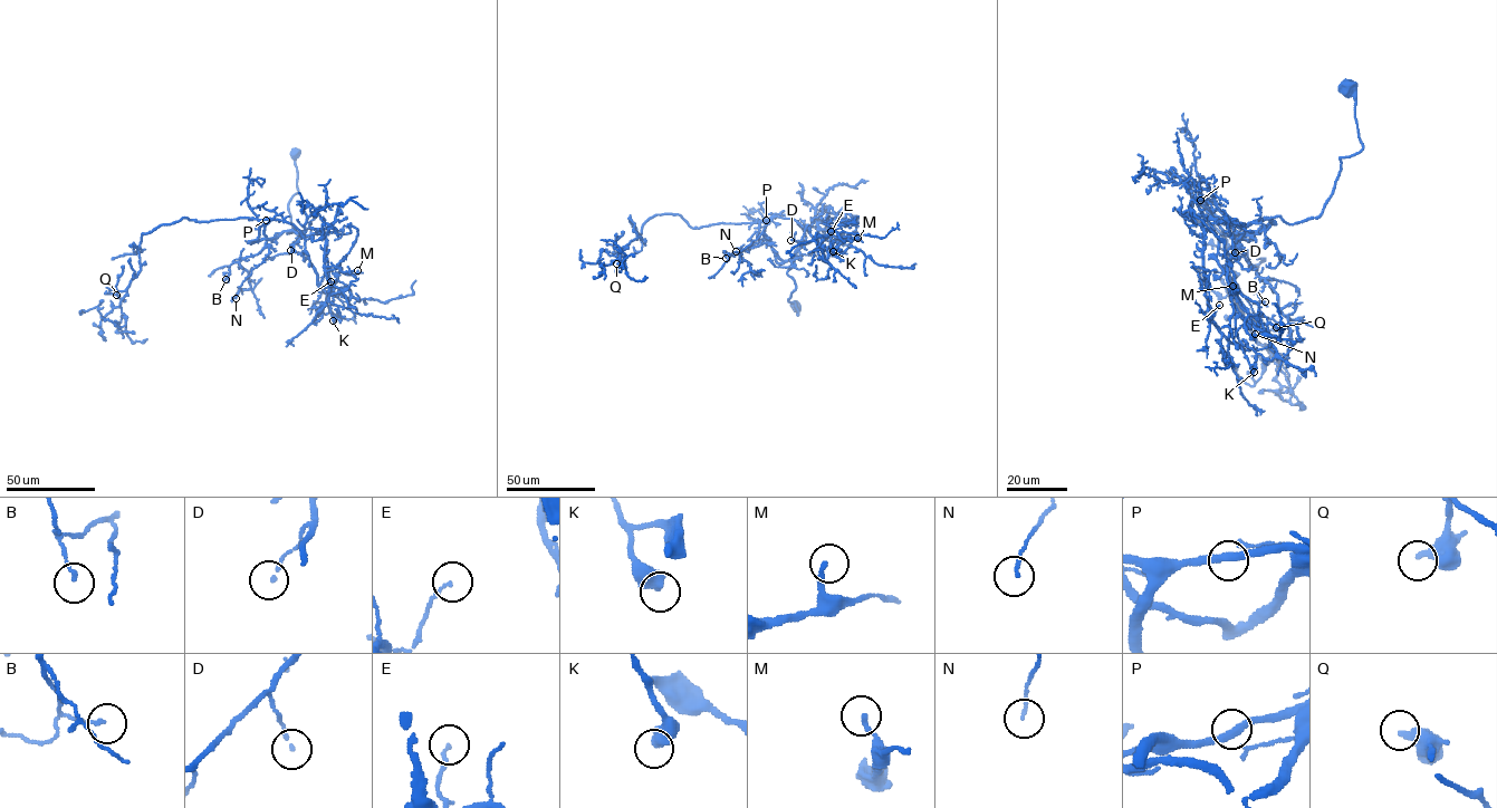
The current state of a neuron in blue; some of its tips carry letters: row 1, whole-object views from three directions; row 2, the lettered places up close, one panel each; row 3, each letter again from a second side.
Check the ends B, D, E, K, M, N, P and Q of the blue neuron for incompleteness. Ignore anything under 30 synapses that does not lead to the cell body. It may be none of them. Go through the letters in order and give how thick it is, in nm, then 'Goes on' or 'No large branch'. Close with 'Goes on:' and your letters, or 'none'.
B: Thickness 120 nm. No large branch
D: Thickness 120 nm. No large branch
E: Thickness 120 nm. No large branch
K: Thickness 550 nm. No large branch
M: Thickness 160 nm. No large branch
N: Thickness 100 nm. No large branch
P: Thickness 280 nm. No large branch
Q: Thickness 320 nm. No large branch
Goes on: none

